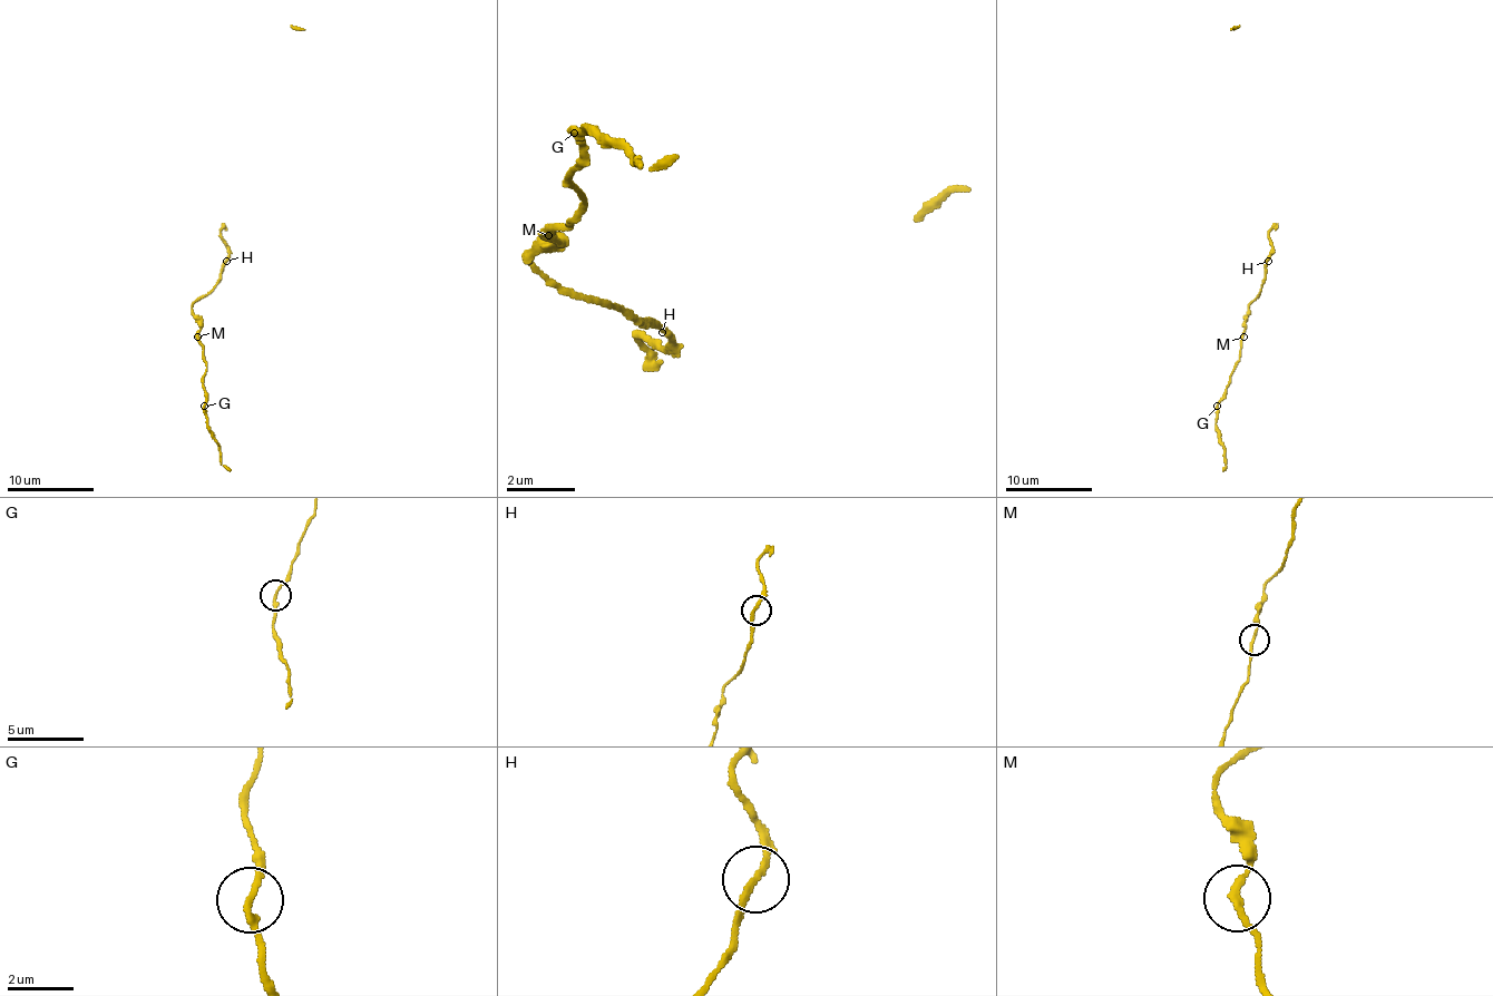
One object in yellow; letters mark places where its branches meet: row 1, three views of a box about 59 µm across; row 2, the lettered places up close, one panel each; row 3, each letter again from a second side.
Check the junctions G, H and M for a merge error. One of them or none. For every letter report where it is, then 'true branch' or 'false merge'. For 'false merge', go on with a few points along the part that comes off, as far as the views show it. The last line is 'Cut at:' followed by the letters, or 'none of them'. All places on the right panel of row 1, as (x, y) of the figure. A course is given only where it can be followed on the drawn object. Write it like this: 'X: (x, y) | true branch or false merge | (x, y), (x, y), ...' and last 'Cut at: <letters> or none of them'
G: (1217, 406) | true branch
H: (1268, 261) | true branch
M: (1243, 337) | true branch
Cut at: none of them

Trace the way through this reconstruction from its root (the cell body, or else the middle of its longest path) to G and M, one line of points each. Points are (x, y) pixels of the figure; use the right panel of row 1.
G: (1267, 262), (1265, 282), (1249, 303), (1249, 314), (1246, 319), (1239, 362), (1226, 396), (1217, 406)
M: (1267, 262), (1265, 282), (1249, 303), (1243, 337)

